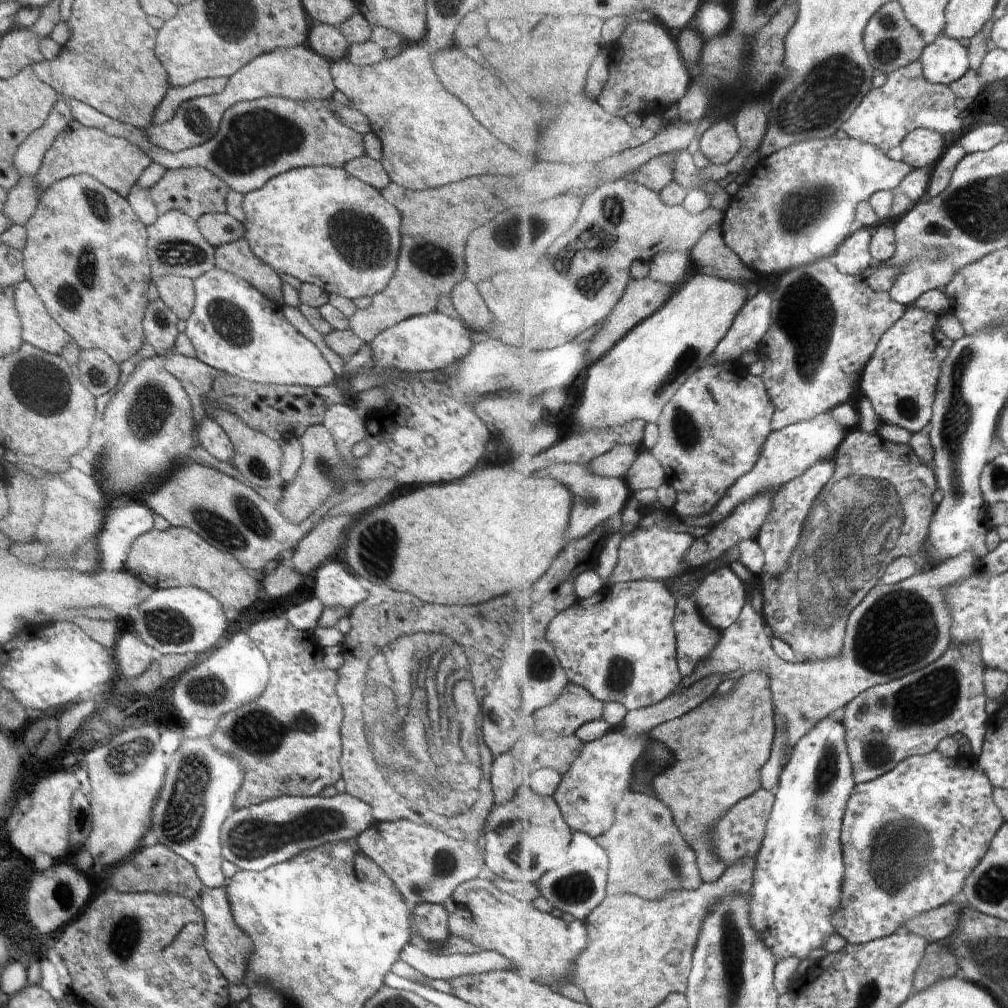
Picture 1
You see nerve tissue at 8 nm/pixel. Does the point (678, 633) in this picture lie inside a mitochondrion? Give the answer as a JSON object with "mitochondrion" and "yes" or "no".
{"mitochondrion":"no"}

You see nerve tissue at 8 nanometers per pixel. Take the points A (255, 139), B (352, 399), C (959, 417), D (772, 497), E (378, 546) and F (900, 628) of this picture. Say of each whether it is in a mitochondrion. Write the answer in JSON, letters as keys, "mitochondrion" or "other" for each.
{"A":"mitochondrion","B":"other","C":"mitochondrion","D":"other","E":"mitochondrion","F":"mitochondrion"}

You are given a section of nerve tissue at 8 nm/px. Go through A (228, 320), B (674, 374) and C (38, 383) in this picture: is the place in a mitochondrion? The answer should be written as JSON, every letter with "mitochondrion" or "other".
{"A":"mitochondrion","B":"mitochondrion","C":"mitochondrion"}

